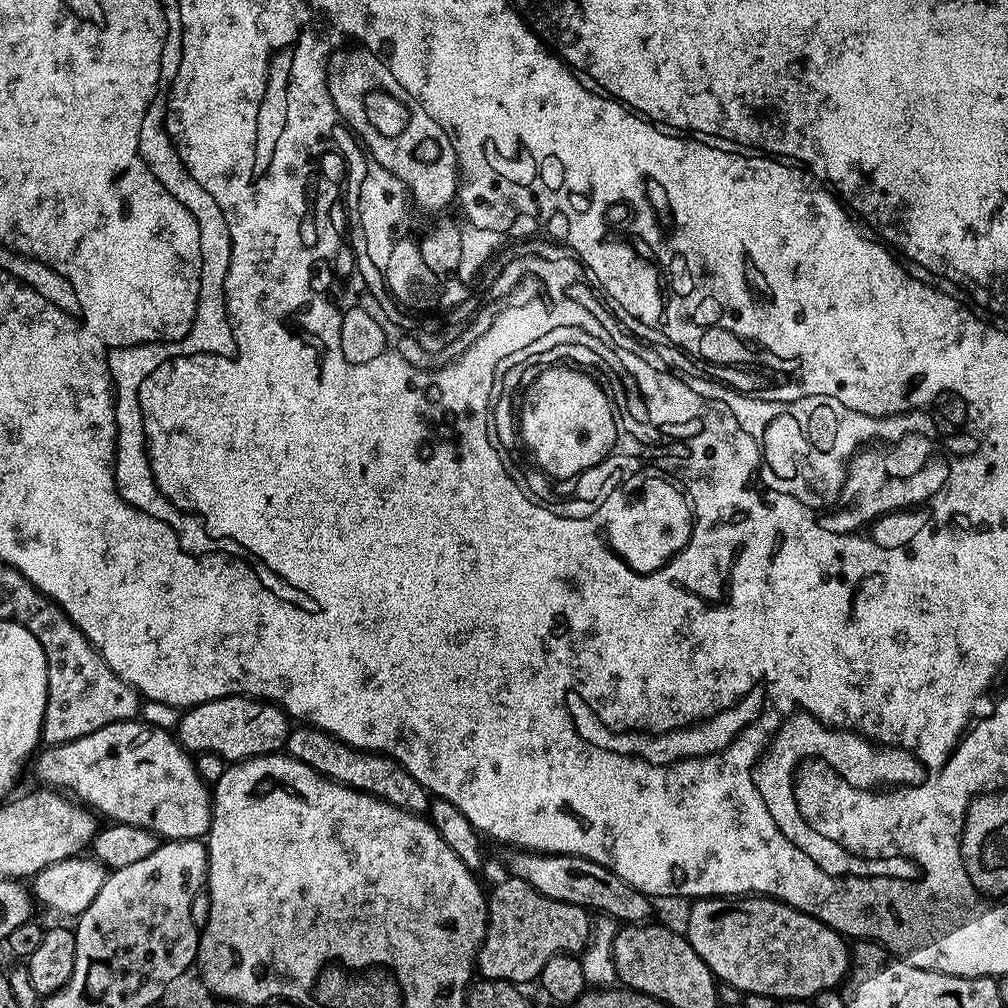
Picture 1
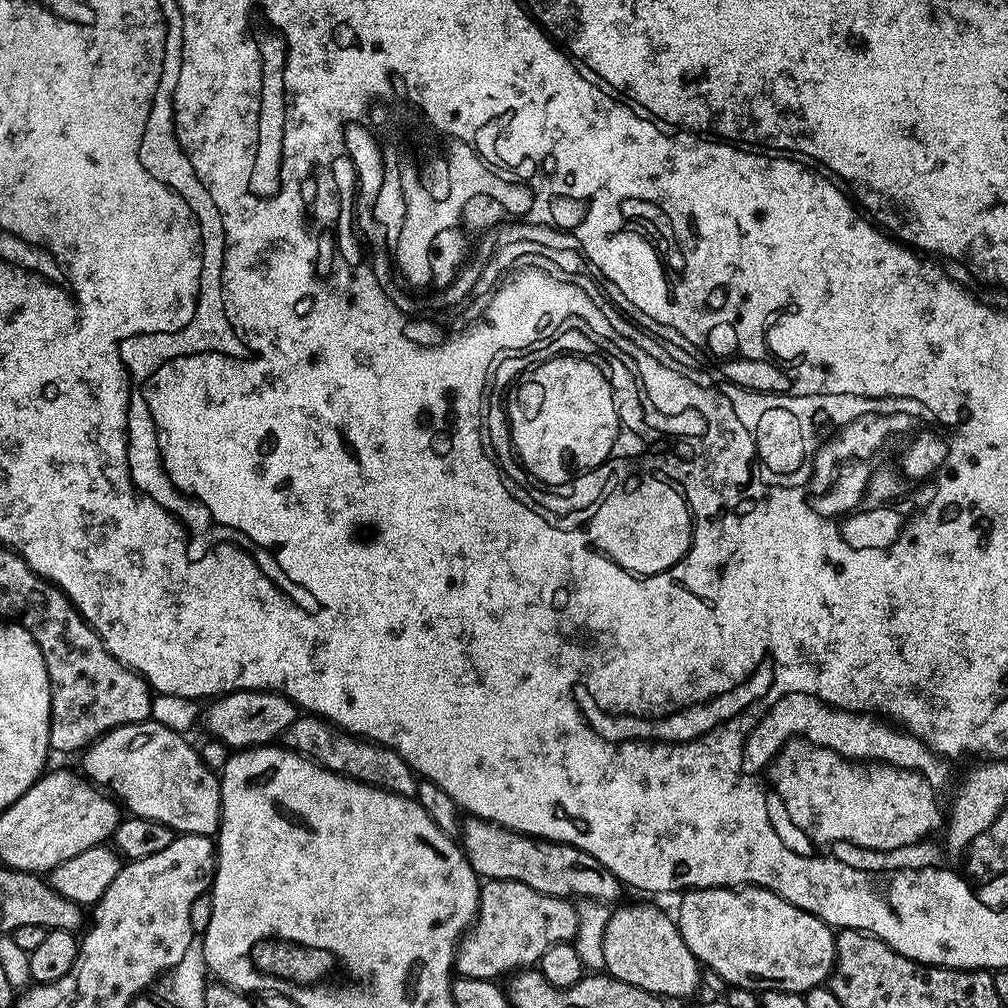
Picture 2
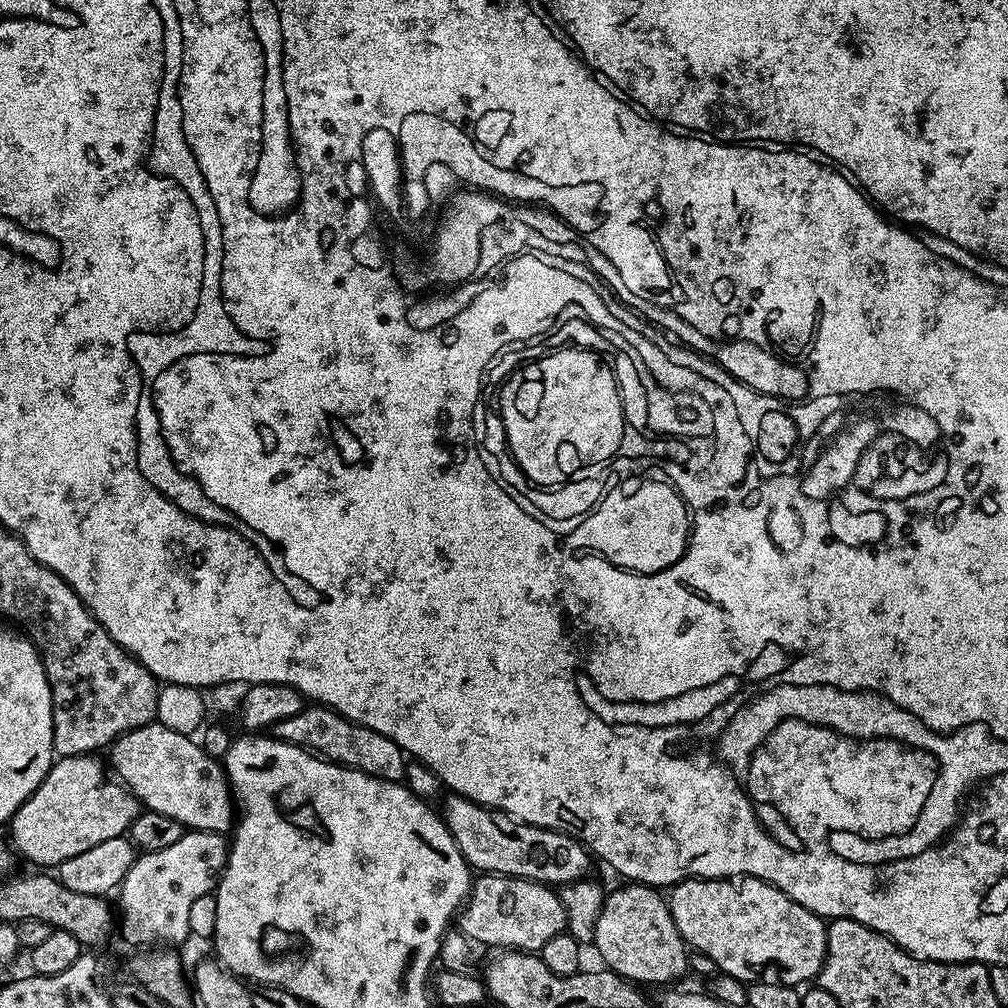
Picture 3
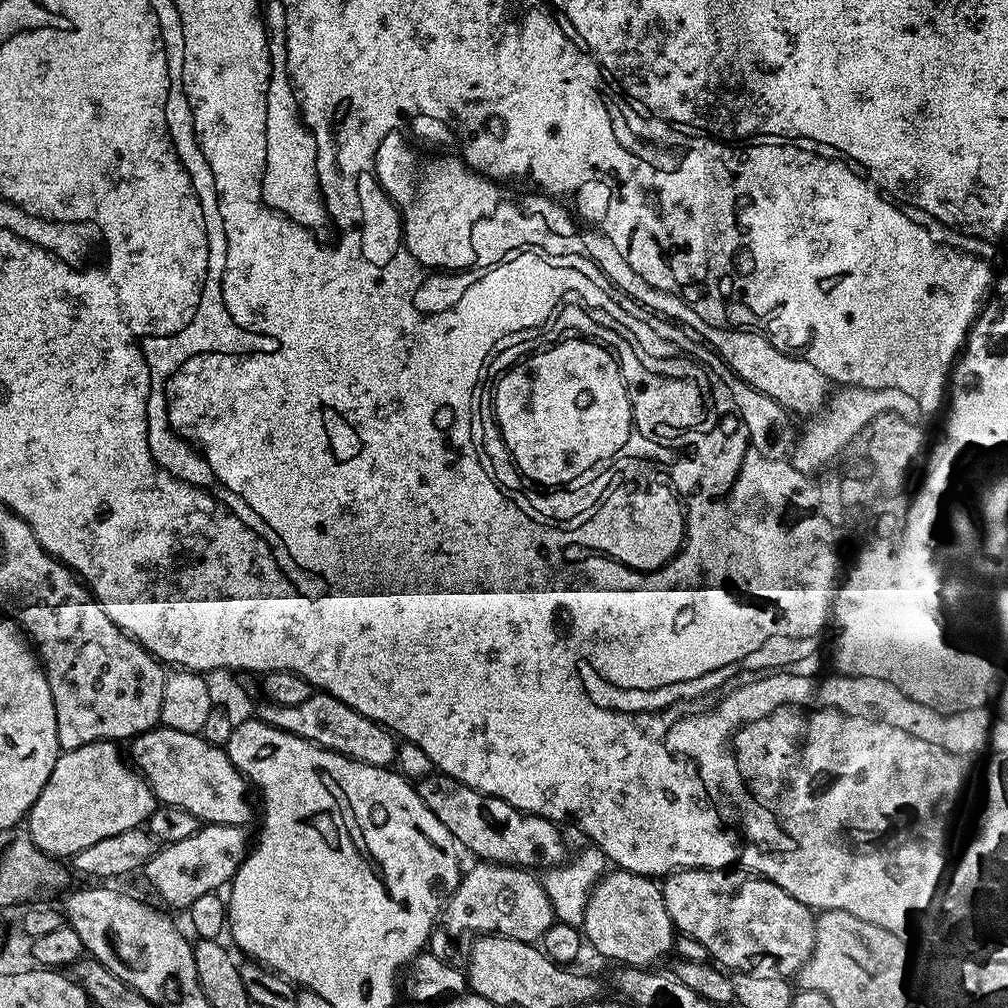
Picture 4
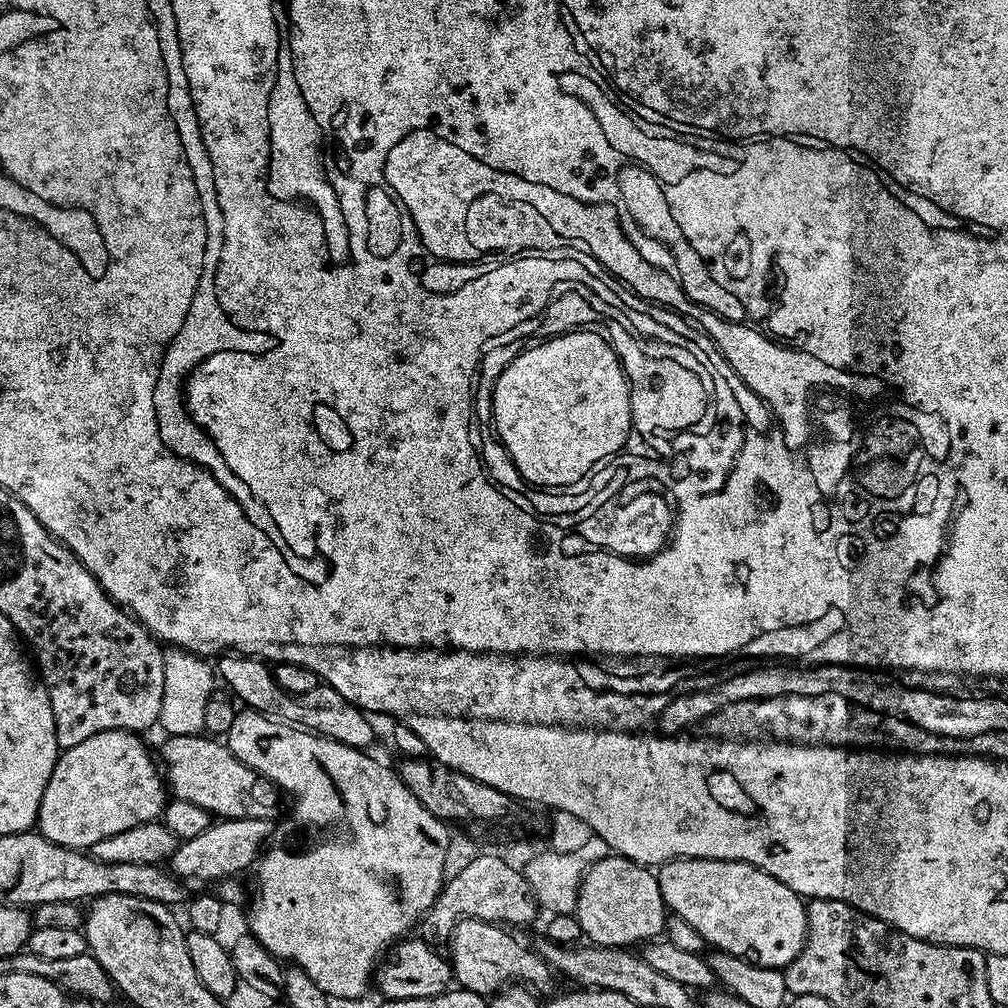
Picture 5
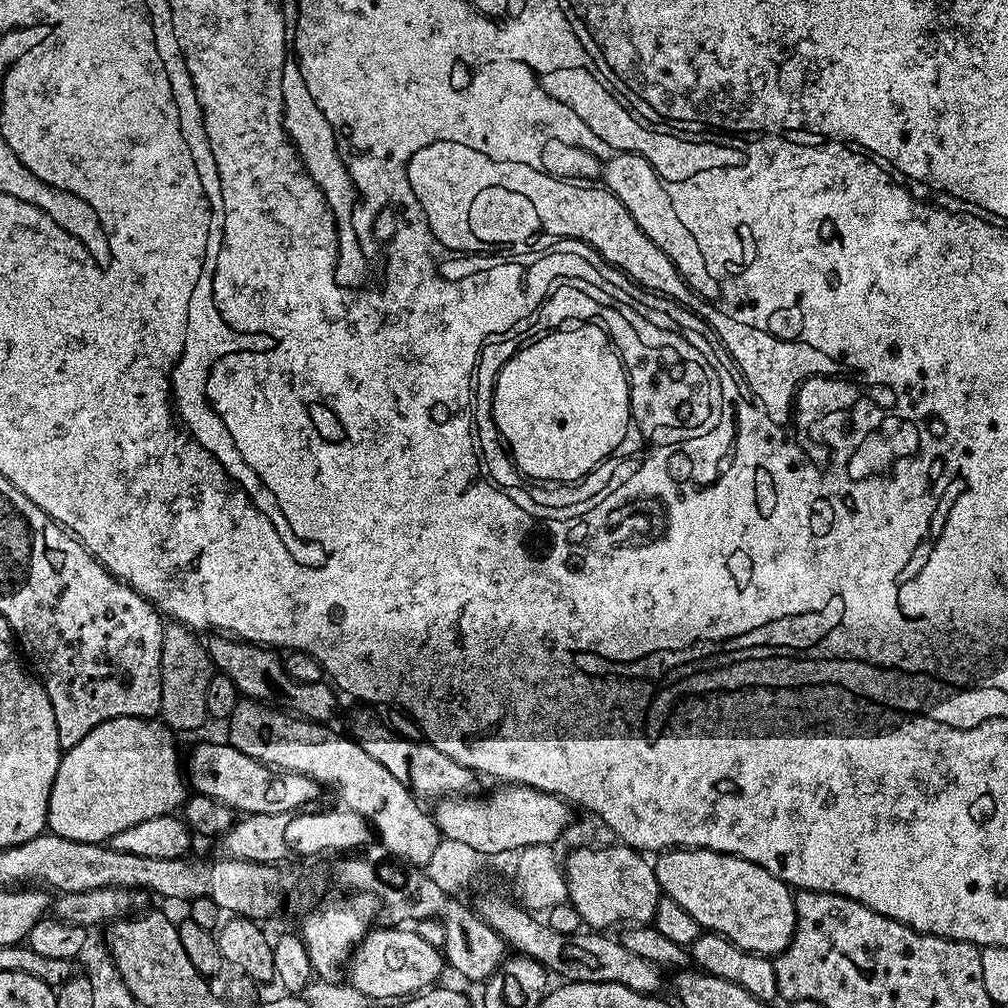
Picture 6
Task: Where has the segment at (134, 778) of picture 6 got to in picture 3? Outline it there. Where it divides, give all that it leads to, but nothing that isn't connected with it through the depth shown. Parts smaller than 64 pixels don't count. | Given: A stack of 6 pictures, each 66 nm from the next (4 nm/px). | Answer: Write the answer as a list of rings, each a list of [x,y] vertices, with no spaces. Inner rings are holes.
[[[92,754],[59,757],[38,790],[12,815],[10,843],[23,859],[25,856],[32,864],[59,866],[66,858],[131,829],[142,805],[123,783],[108,780],[103,762],[96,759],[100,758]]]

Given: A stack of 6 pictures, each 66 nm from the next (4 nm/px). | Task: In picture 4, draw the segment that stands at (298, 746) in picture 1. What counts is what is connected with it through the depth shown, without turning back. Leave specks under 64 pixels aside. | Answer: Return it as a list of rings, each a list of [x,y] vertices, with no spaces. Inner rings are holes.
[[[313,691],[312,696],[302,702],[302,706],[261,703],[258,716],[270,726],[286,730],[286,734],[306,738],[306,742],[329,748],[331,752],[337,752],[351,760],[379,768],[387,768],[396,763],[397,737],[381,724],[375,724],[370,718],[358,714],[358,710],[346,706],[346,702],[334,698],[329,692]]]

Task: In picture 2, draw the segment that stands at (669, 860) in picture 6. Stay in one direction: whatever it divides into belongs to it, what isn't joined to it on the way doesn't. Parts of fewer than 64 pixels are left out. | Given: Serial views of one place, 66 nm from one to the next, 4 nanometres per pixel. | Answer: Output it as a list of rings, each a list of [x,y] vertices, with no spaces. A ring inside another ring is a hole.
[[[690,888],[679,897],[680,909],[674,912],[686,946],[704,968],[714,970],[725,985],[750,988],[757,993],[786,990],[801,994],[819,988],[831,977],[836,967],[836,932],[814,914],[786,902],[765,888]]]

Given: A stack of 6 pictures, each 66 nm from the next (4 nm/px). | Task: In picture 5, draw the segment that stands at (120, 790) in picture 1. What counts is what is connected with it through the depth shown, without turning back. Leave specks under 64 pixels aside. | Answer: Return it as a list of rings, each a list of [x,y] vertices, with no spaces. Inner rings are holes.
[[[208,734],[168,736],[165,741],[160,748],[159,759],[166,773],[167,787],[175,799],[195,802],[211,812],[213,817],[225,820],[277,819],[276,803],[282,799],[280,789],[246,766],[246,762],[242,762],[228,749],[227,743]]]

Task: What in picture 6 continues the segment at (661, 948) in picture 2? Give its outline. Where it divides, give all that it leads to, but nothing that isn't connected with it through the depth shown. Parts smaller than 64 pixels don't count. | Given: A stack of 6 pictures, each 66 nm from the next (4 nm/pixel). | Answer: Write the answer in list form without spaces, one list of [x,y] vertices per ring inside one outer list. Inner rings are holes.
[[[617,842],[608,848],[576,848],[568,857],[563,857],[562,867],[564,880],[568,884],[568,900],[578,910],[585,925],[592,930],[612,930],[615,924],[619,926],[648,926],[652,924],[654,910],[661,898],[660,883],[656,877],[656,869],[648,864],[643,855],[626,844]]]

